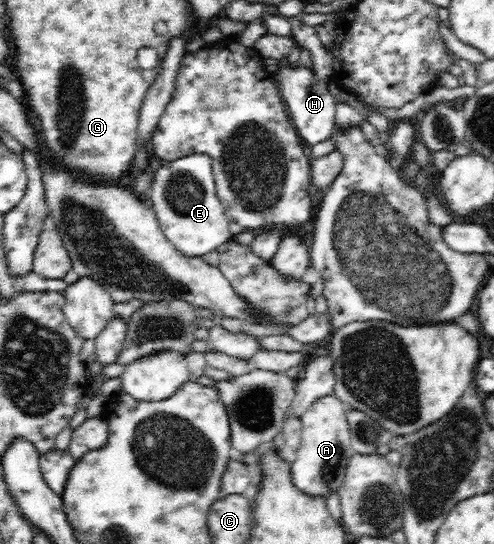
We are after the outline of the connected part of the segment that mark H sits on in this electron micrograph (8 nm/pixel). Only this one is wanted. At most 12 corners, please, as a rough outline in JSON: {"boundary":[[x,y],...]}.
{"boundary":[[281,60],[274,79],[309,145],[335,133],[335,94],[303,66]]}

